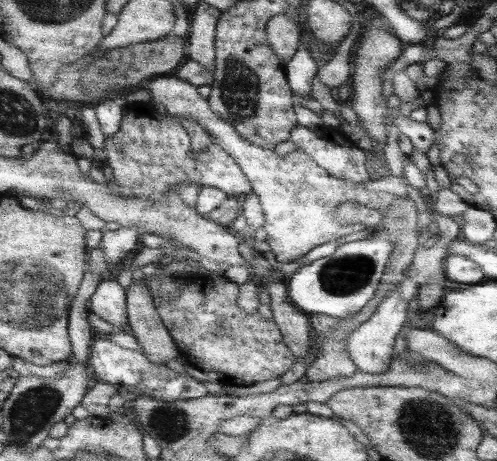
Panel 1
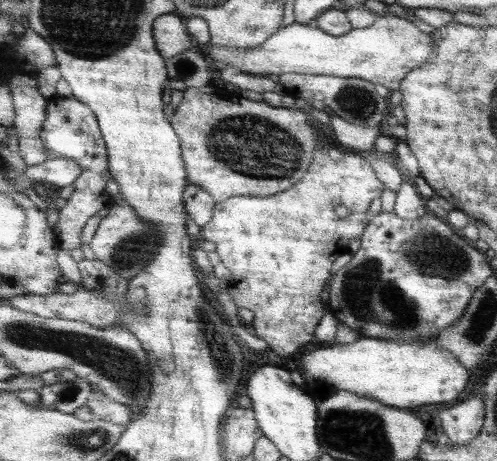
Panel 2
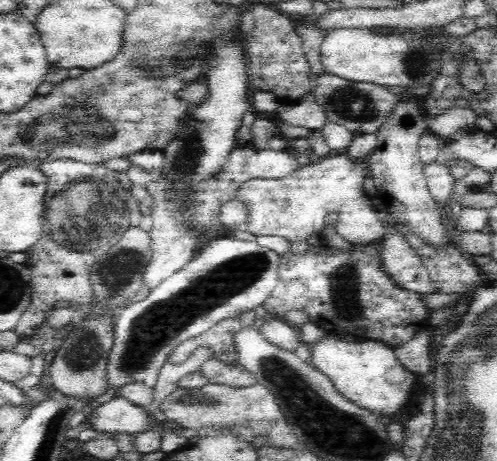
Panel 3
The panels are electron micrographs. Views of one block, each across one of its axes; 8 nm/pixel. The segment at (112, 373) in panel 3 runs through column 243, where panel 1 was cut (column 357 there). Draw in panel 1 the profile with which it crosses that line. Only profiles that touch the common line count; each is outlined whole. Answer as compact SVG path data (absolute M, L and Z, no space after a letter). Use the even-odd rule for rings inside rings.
M373 236L339 244L333 254L301 266L285 284L287 296L305 316L331 316L335 320L355 316L379 290L379 280L383 280L383 270L387 268L391 250L391 242Z

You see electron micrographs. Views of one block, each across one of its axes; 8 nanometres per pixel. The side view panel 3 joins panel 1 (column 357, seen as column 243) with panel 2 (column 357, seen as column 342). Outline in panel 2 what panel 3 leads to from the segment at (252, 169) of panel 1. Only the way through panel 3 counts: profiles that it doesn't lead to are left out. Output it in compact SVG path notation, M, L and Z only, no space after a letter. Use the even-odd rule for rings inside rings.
M317 148L317 150L313 152L313 158L311 158L311 164L309 164L307 172L303 174L303 178L301 178L295 186L291 186L291 188L287 188L287 190L283 190L283 192L279 192L279 194L275 194L275 196L233 196L231 200L223 200L223 202L217 204L211 222L209 222L205 228L201 228L199 236L201 236L201 240L213 242L213 244L217 246L217 254L221 256L223 266L229 270L229 278L227 278L227 280L219 280L219 278L205 276L203 284L207 284L207 290L209 290L209 294L211 294L215 300L217 300L217 294L219 294L221 290L225 290L225 292L231 296L231 300L233 300L233 304L237 306L237 310L249 310L251 316L253 316L253 318L251 318L251 328L253 328L255 336L261 338L261 340L269 346L269 350L273 350L273 352L275 352L277 356L281 356L281 358L293 354L293 352L295 352L297 348L301 348L303 344L313 342L315 328L317 328L321 316L325 314L325 312L323 312L323 306L325 306L325 304L321 304L319 294L321 294L321 290L323 290L323 284L325 284L327 278L329 278L331 262L333 262L339 254L347 254L347 252L349 252L347 242L349 242L351 238L361 238L361 236L363 236L363 230L365 230L365 226L369 224L369 222L367 222L369 204L371 204L375 198L379 198L383 190L385 190L383 184L375 178L371 166L365 162L365 158L363 158L361 154L357 154L357 156L355 156L355 154L343 154L343 158L335 162L335 160L331 160L329 156L323 156L323 154L319 152L319 148ZM337 206L343 206L343 208L347 210L347 216L345 216L345 218L335 216L335 208L337 208Z

